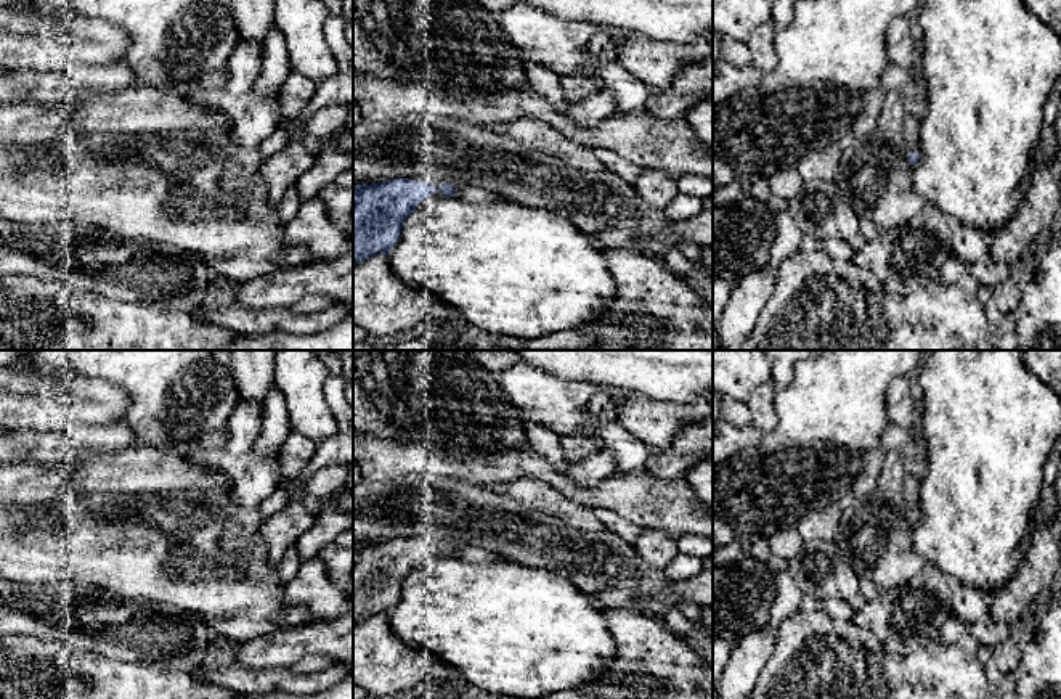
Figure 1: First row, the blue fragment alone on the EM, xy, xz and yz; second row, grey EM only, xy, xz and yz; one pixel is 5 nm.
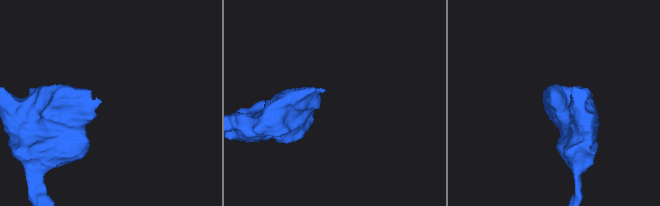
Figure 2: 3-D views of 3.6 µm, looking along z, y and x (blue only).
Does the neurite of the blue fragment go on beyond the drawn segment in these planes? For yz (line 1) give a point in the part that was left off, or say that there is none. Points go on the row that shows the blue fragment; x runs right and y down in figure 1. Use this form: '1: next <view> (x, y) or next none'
1: next yz (910, 130)

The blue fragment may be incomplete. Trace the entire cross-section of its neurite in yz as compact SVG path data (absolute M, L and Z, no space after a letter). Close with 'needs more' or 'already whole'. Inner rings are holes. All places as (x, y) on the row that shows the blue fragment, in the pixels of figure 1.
M905 114L904 129L902 129L904 138L905 138L905 154L912 166L915 166L920 159L921 148L920 148L920 119Z; needs more

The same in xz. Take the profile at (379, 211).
M393 178L372 185L353 185L353 267L396 246L404 220L432 194L469 202L501 202L506 198L477 186L425 183Z; needs more

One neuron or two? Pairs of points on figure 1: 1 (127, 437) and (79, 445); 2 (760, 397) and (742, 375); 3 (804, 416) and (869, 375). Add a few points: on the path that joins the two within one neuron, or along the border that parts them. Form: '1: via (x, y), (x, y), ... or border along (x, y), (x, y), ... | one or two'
1: via (116, 437), (90, 439) | one
2: border along (771, 378), (745, 402) | two
3: via (821, 413), (853, 381) | one

